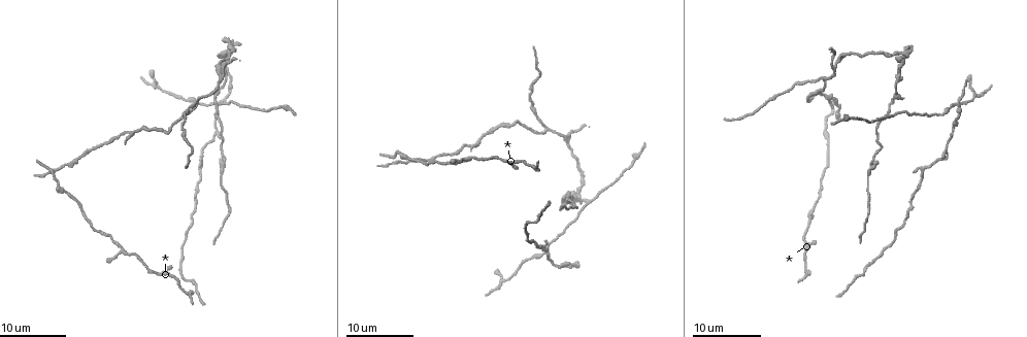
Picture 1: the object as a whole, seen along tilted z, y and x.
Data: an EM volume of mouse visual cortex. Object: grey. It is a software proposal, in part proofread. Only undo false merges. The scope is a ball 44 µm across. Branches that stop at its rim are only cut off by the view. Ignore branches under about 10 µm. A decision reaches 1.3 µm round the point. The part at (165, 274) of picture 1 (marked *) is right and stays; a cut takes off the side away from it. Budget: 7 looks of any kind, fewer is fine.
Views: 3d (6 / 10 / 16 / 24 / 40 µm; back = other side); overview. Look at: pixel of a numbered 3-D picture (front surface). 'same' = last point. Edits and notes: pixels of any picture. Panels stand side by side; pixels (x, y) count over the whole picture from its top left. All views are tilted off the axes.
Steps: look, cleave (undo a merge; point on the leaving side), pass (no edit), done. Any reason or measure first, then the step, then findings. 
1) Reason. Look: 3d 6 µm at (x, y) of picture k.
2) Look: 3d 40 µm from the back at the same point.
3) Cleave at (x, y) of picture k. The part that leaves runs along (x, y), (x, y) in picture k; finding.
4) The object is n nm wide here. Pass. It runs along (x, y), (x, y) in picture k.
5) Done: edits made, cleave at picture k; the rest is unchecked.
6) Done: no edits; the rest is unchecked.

Three-way junction. Look: 3d 24 µm at (821, 77) of picture 1.

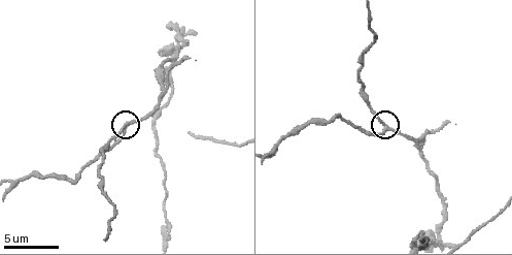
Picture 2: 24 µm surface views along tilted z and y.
Closer look. Look: 3d 6 µm at (385, 122) of picture 2.

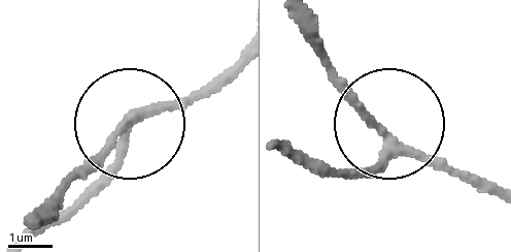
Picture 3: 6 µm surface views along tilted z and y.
The object is 190 nm wide here. Pass. It runs along (286, 145), (331, 167), (375, 166), (383, 127), (324, 65) in picture 3; one neuron here.

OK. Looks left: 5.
Calibre changes. Look: 3d 10 µm at (77, 178) of picture 2.

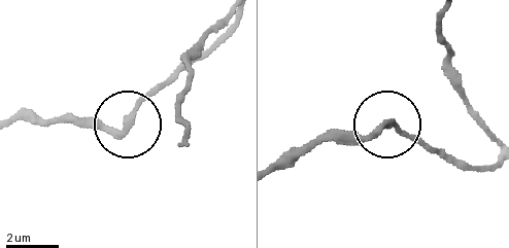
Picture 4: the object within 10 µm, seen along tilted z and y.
The object is 250 nm wide here. Pass. It runs along (275, 170), (321, 143), (368, 138), (388, 125), (433, 151) in picture 4; all the same neuron.

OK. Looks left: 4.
Look: 3d 16 µm at (946, 150) of picture 1.

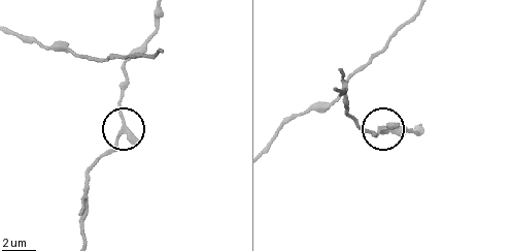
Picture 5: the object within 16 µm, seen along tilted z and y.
Look: 3d 6 µm at (122, 123) of picture 5.

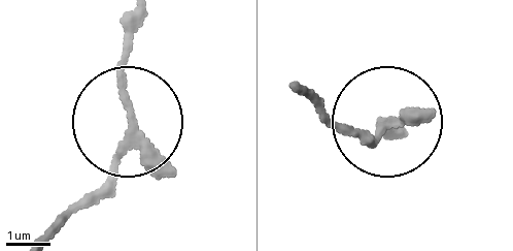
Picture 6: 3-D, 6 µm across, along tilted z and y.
Look: 3d 6 µm from the back at (133, 125) of picture 6.

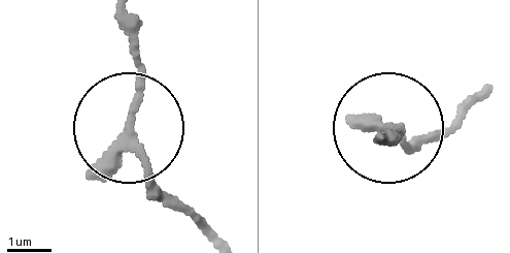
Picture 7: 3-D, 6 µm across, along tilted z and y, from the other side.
3 arms meet here. Pass. Continuous, no second neuron.

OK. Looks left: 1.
Done: no edits; the rest is unchecked.

